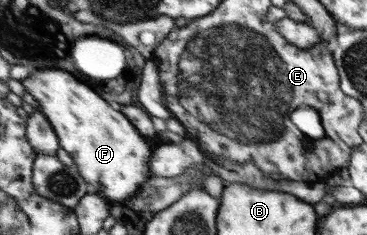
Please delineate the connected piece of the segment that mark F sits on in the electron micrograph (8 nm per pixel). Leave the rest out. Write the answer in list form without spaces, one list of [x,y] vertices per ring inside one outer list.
[[[39,68],[39,69],[31,69],[30,74],[25,79],[21,80],[21,83],[24,85],[25,92],[29,92],[34,96],[34,98],[38,101],[40,106],[40,112],[48,119],[48,122],[52,125],[52,128],[55,130],[56,136],[59,140],[60,148],[63,148],[72,156],[75,165],[77,166],[78,172],[80,176],[90,185],[91,191],[96,192],[101,197],[107,198],[112,202],[122,202],[123,205],[128,206],[127,202],[130,199],[133,199],[133,196],[141,190],[141,184],[145,183],[146,179],[152,177],[150,172],[150,166],[148,166],[148,162],[152,159],[152,148],[150,148],[150,144],[153,144],[147,138],[142,138],[140,134],[138,134],[137,127],[132,123],[128,122],[128,118],[122,114],[122,112],[116,112],[106,100],[102,100],[92,88],[88,88],[86,84],[82,84],[80,80],[76,80],[70,72],[64,72],[64,70],[55,69],[55,68]]]

